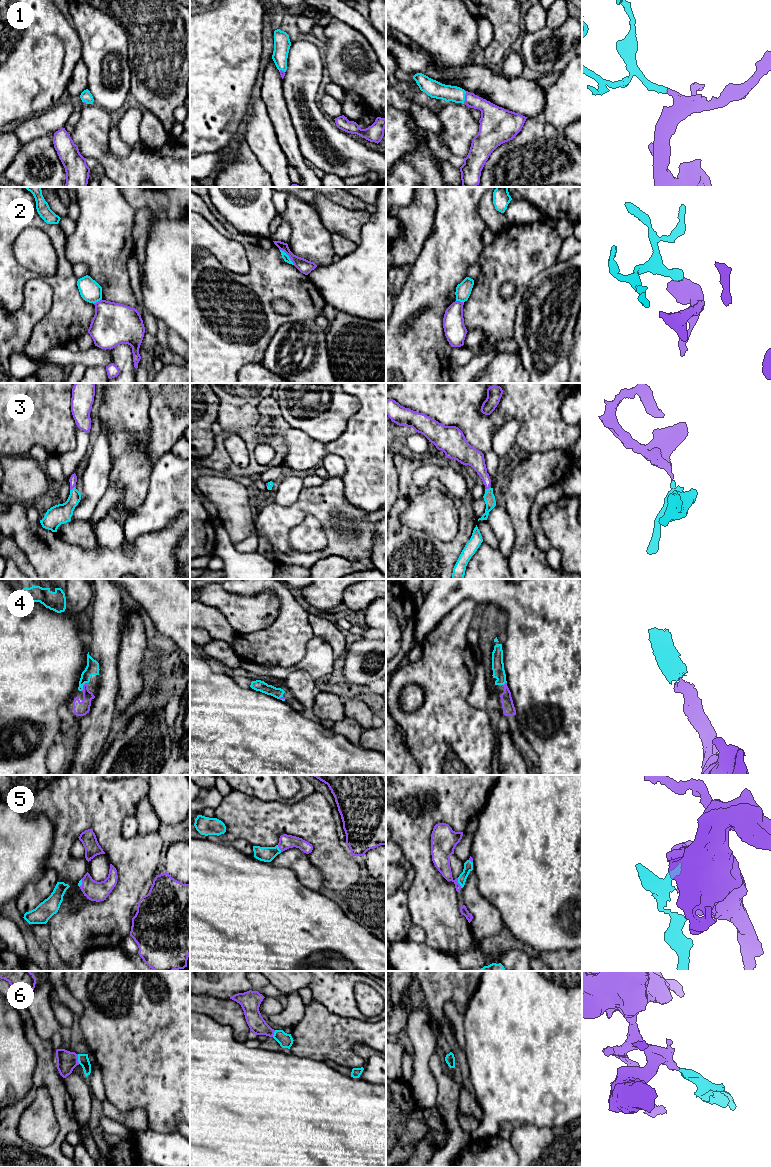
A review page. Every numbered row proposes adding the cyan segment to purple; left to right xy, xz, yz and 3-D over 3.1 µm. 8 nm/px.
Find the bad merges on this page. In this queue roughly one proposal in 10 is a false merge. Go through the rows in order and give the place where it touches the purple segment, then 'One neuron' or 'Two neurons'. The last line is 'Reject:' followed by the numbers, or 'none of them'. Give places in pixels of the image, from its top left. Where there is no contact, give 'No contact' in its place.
1: Touches purple at yz (465, 97). One neuron
2: Touches purple at xz (288, 255). Two neurons
3: Touches purple at xy (72, 488). One neuron
4: Touches purple at xy (83, 686). One neuron
5: Touches purple at yz (458, 883). One neuron
6: Touches purple at xy (77, 1059). One neuron
Reject: 2

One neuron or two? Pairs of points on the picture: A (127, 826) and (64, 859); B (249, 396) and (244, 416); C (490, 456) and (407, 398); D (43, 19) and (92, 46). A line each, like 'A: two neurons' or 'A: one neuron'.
A: two neurons
B: one neuron
C: two neurons
D: two neurons

